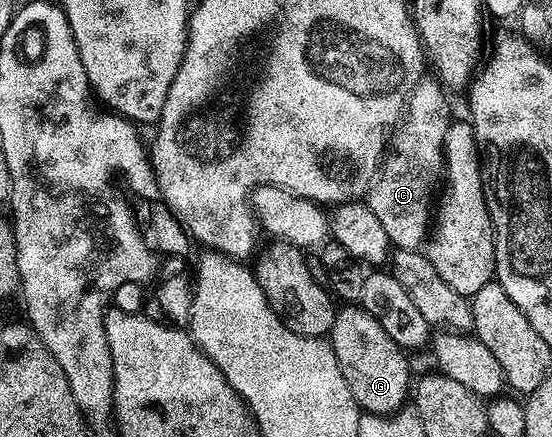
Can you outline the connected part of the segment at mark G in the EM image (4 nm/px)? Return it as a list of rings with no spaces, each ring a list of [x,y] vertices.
[[[360,305],[339,306],[328,342],[330,348],[336,353],[336,361],[344,373],[344,381],[348,381],[348,389],[352,389],[352,397],[365,414],[390,417],[403,410],[401,407],[406,403],[406,394],[409,391],[411,394],[412,391],[412,374],[409,369],[408,355],[404,348],[396,345],[396,341],[392,341],[392,337],[388,337],[388,333],[384,333],[384,325],[380,325],[376,317],[372,317]]]

